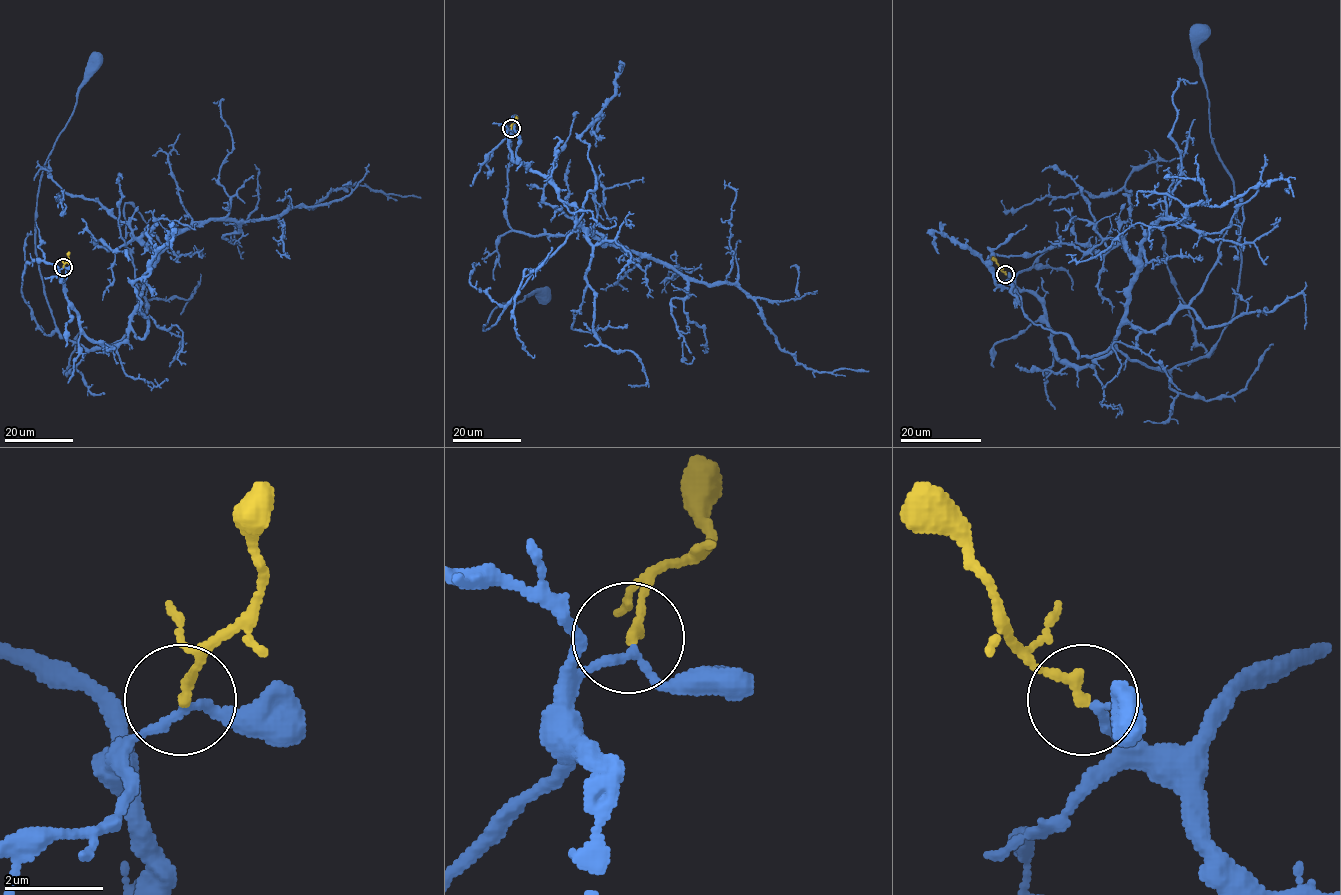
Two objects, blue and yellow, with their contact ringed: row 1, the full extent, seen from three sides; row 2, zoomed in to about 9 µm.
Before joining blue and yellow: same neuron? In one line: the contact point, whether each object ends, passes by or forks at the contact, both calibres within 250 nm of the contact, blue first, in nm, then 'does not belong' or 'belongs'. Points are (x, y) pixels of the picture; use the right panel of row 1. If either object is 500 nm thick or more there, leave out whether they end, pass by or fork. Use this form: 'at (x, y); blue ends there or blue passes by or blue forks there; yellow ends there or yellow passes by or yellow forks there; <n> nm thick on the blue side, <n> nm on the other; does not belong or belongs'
at (1005, 274); blue passes by; yellow ends there; 150 nm thick on the blue side, 220 nm on the other; belongs

